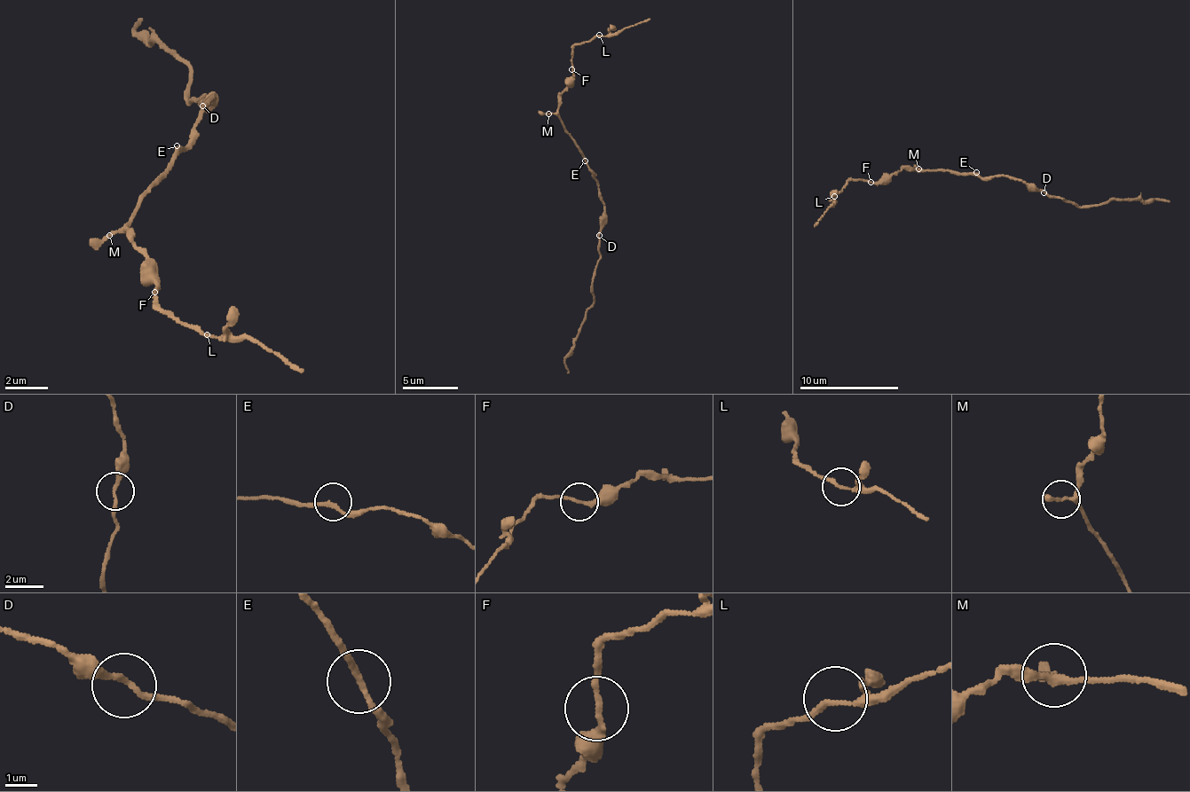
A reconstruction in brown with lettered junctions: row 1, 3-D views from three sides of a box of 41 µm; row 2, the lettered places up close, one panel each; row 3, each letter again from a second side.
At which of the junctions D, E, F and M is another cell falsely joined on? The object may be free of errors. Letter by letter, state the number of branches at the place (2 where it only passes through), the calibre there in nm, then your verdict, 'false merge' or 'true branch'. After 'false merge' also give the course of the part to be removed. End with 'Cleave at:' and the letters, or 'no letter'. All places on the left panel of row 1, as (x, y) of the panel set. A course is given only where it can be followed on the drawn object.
D: 2 branches meet; 190 nm thick; true branch
E: 2 branches meet; 180 nm thick; true branch
F: 2 branches meet; 180 nm thick; true branch
M: 2 branches meet; 240 nm thick; true branch
Cleave at: no letter

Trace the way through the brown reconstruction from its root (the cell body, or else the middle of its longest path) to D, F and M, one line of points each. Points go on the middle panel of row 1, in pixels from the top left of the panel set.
D: (587, 162), (590, 176), (596, 181), (604, 207), (604, 228), (599, 235)
F: (587, 162), (571, 137), (571, 132), (560, 120), (560, 92), (568, 83), (568, 76), (574, 74), (571, 69)
M: (587, 162), (571, 137), (571, 132), (563, 125), (563, 121), (548, 113)

